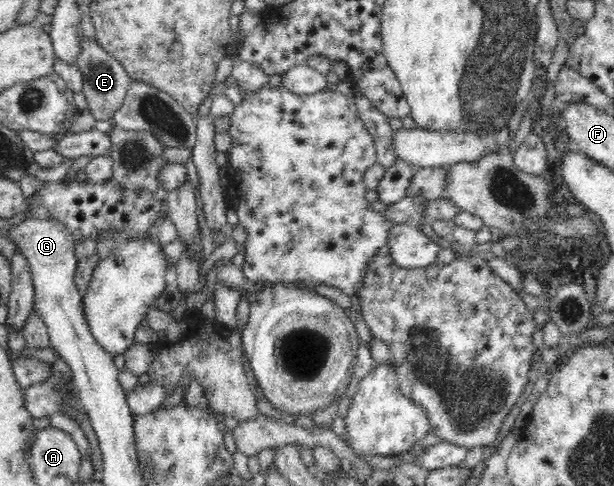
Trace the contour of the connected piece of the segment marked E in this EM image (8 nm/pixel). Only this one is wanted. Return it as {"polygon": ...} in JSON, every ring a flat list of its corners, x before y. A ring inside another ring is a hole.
{"polygon":[[82,36,82,43,81,54,75,63,84,77,82,91,87,98,89,110,95,120,110,120,114,116,114,112,122,106,132,80,124,66,100,47,98,40,93,41,89,40,88,37]]}

